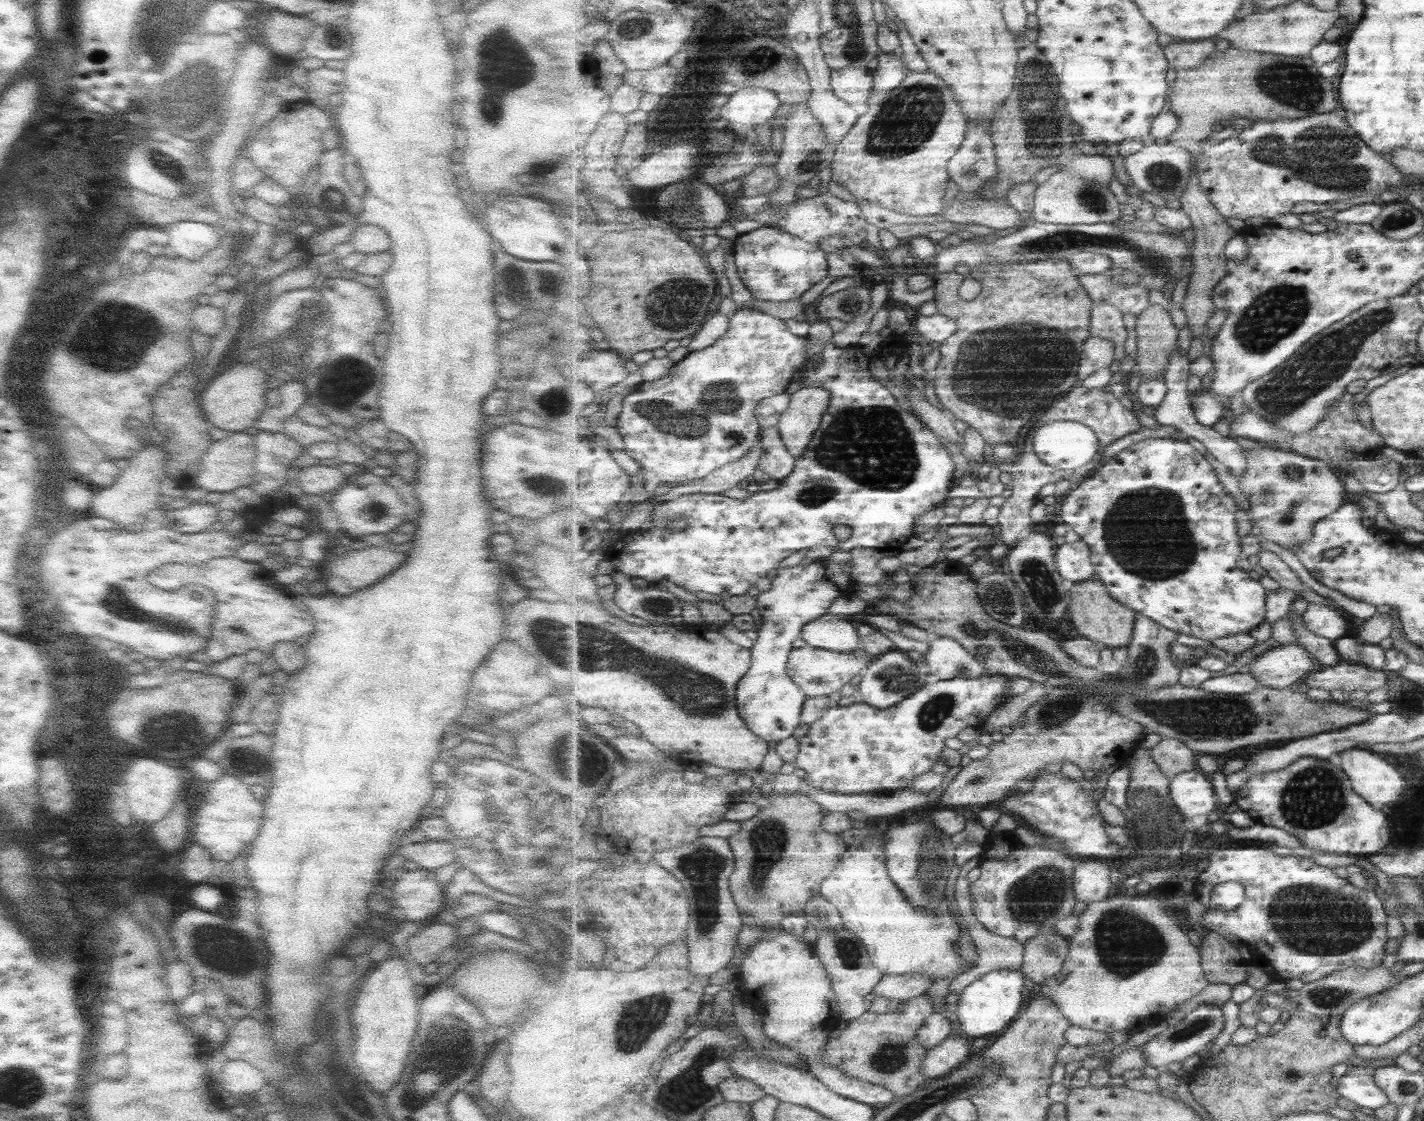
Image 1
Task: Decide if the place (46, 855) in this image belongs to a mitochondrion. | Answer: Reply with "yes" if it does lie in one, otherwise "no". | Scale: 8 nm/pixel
no

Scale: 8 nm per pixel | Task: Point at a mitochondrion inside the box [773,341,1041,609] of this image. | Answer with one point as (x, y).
(871, 446)

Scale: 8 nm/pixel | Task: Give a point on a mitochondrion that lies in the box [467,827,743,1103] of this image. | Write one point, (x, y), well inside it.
(703, 867)

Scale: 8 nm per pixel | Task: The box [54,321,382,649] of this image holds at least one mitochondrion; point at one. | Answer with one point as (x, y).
(118, 604)

